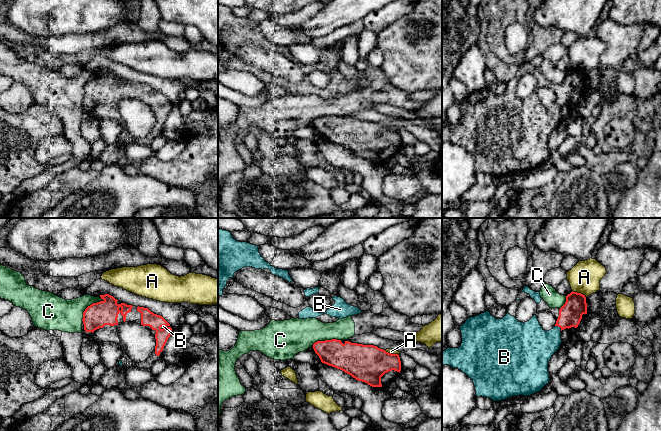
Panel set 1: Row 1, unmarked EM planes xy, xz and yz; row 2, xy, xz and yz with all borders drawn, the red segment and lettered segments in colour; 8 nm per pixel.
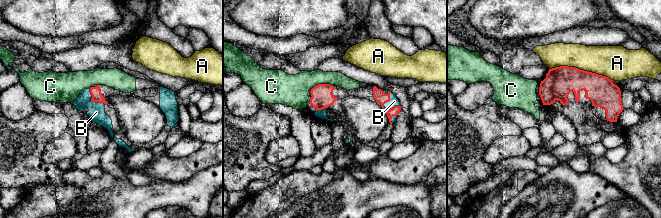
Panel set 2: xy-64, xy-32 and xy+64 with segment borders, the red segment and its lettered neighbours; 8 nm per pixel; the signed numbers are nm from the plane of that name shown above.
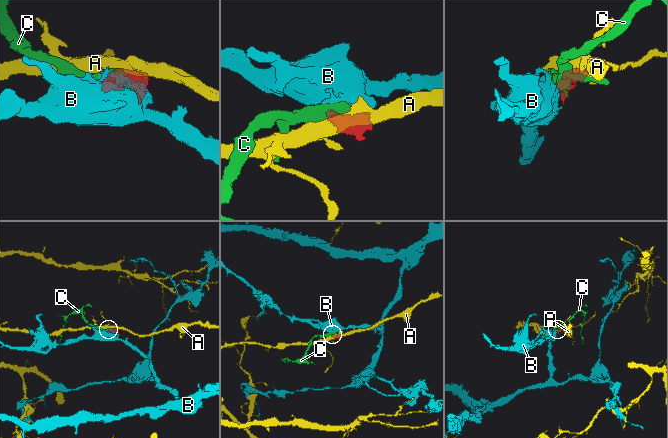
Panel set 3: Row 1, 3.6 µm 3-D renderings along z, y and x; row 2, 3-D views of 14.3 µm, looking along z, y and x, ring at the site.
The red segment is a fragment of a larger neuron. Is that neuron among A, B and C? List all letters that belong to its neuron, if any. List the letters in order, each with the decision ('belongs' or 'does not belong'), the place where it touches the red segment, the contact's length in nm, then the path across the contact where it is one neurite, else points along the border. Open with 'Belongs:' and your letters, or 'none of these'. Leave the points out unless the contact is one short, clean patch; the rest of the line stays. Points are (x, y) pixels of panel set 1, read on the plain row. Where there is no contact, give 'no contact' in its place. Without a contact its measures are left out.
Belongs: B
A: does not belong; contact yz (579, 69); length 120 nm
B: belongs; contact yz (559, 102); length 70 nm
C: does not belong; contact xy (90, 81); length 260 nm; border xy (104, 76), (91, 79), (83, 88), (81, 96)

